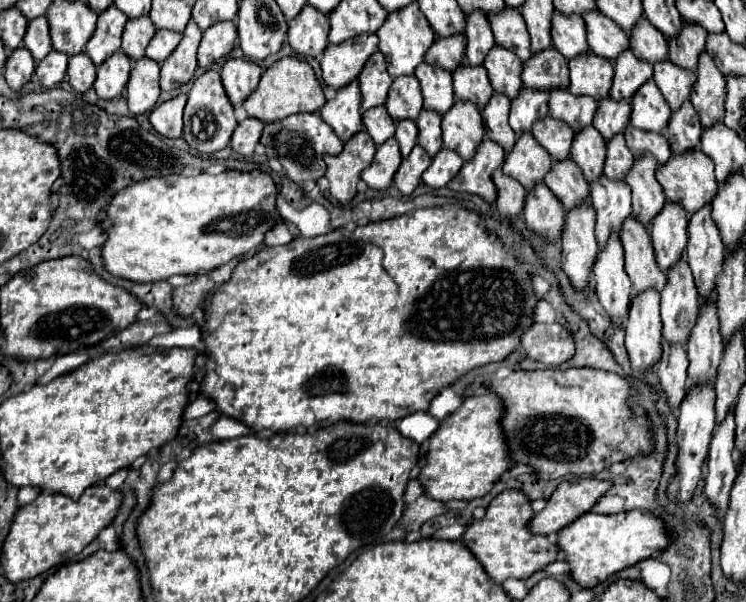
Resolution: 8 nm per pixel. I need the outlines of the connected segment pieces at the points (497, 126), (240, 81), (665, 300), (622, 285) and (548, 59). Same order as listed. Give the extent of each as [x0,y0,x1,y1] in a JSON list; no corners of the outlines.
[[481,93,517,153],[221,59,263,105],[661,259,699,345],[593,241,631,327],[523,49,569,91]]

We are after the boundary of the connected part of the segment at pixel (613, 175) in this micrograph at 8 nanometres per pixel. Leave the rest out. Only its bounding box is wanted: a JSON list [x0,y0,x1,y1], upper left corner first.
[605,135,635,181]

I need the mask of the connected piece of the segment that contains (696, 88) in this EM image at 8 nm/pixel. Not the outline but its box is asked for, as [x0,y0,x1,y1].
[691,53,727,129]

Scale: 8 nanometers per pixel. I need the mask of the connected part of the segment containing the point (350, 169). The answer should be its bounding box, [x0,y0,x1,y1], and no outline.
[325,131,375,205]

